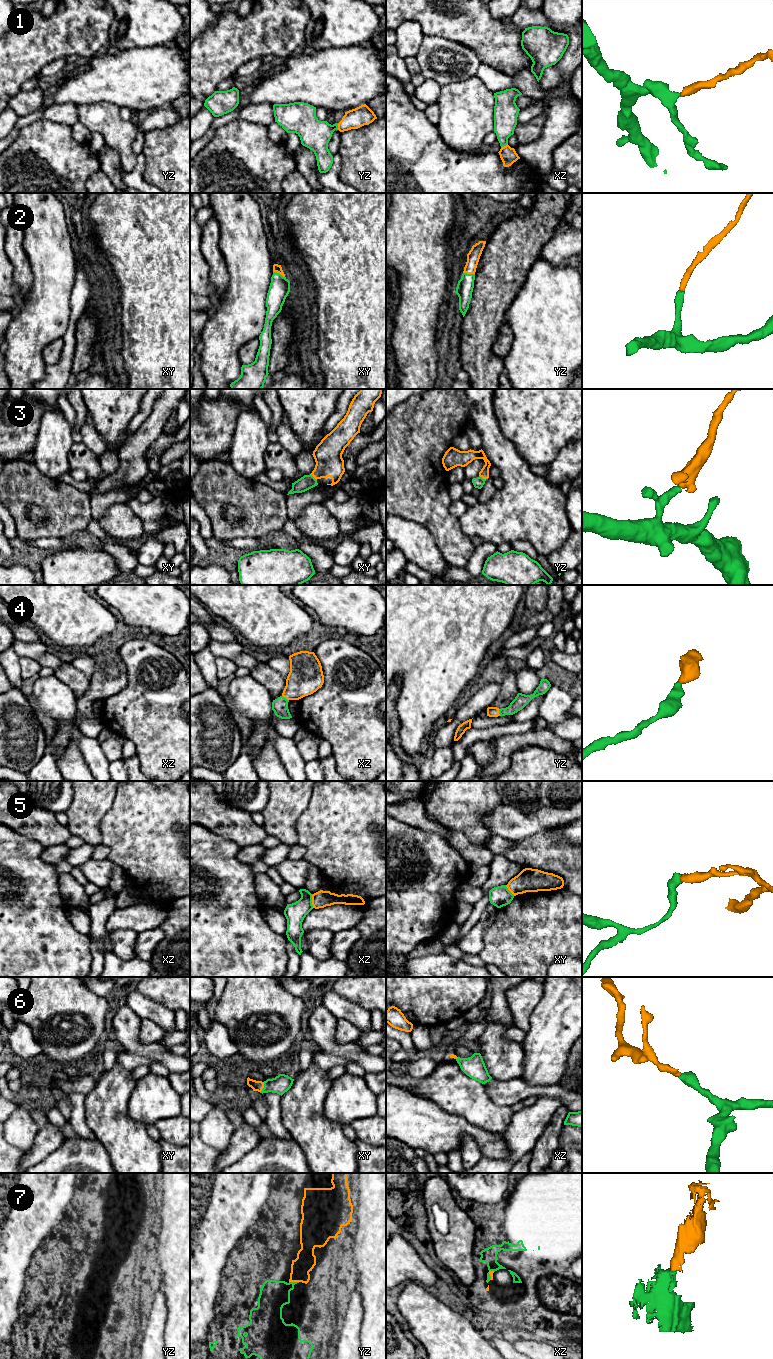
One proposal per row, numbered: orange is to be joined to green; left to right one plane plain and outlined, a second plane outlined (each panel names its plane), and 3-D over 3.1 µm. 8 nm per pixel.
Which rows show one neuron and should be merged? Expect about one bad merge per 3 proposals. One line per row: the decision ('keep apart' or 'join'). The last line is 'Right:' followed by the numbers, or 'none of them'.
1: join
2: join
3: join
4: join
5: keep apart
6: join
7: join
Right: 1, 2, 3, 4, 6, 7

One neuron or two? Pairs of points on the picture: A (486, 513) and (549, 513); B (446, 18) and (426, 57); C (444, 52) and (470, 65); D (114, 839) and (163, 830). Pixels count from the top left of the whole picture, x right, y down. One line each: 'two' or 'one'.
A: one
B: two
C: one
D: one

